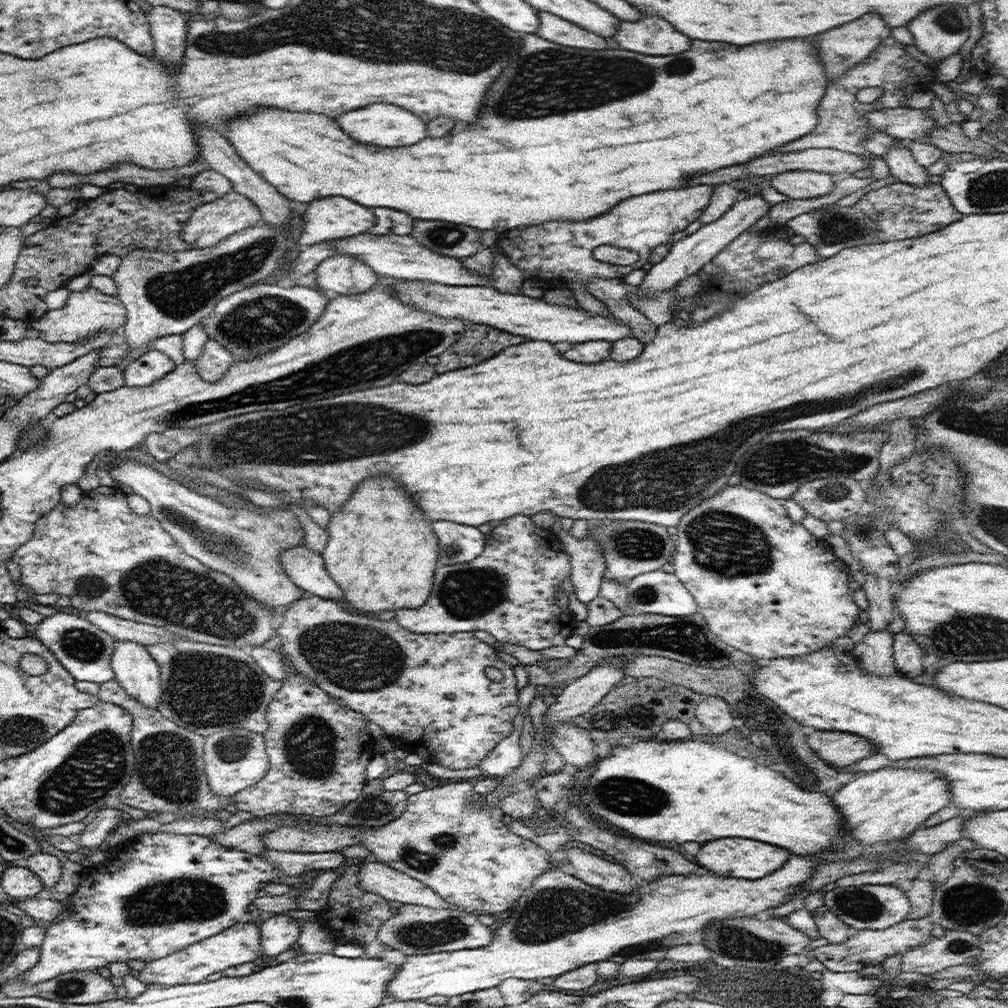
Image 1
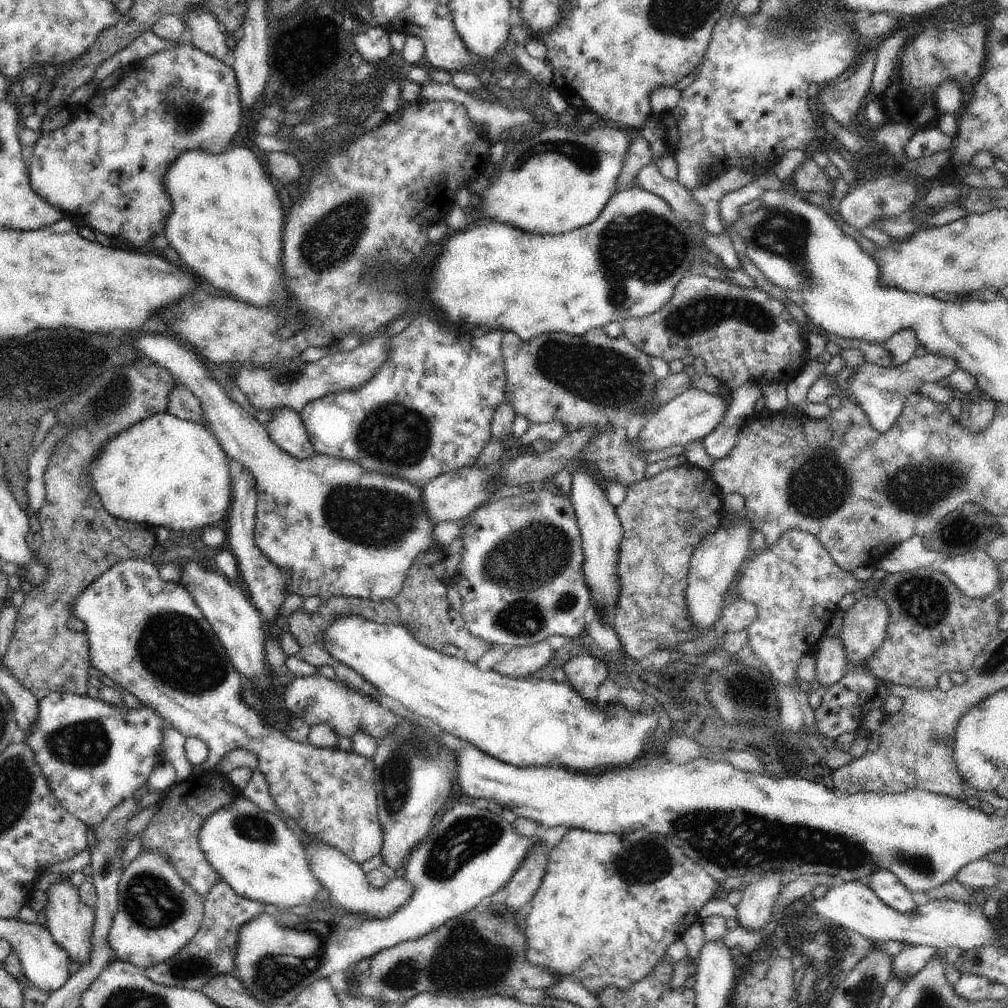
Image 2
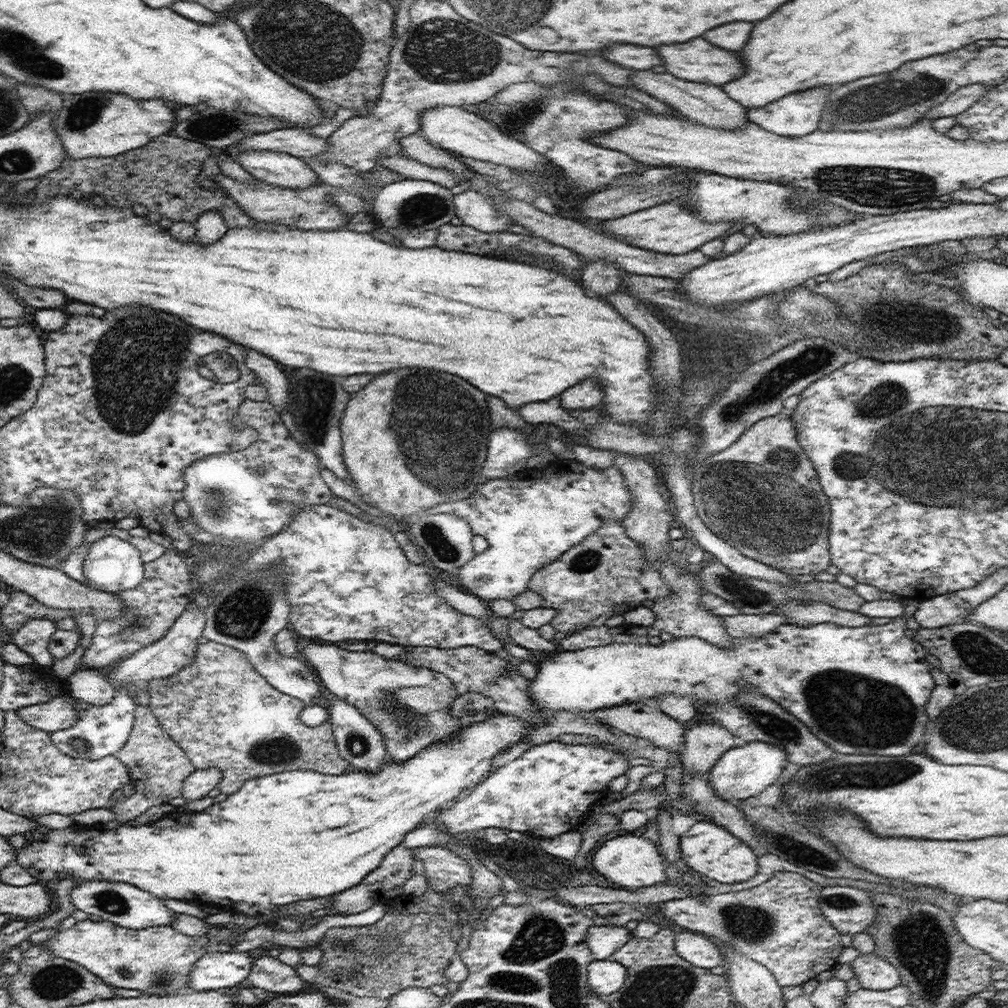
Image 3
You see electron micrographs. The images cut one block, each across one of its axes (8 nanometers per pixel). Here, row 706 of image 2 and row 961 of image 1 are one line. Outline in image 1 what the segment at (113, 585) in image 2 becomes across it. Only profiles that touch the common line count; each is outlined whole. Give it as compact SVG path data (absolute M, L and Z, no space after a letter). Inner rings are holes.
M249 919L242 920L206 940L192 944L184 950L170 956L145 963L142 971L136 977L147 986L164 984L165 987L174 987L182 984L202 983L210 974L223 972L229 967L238 967L253 961L260 960L260 927Z

